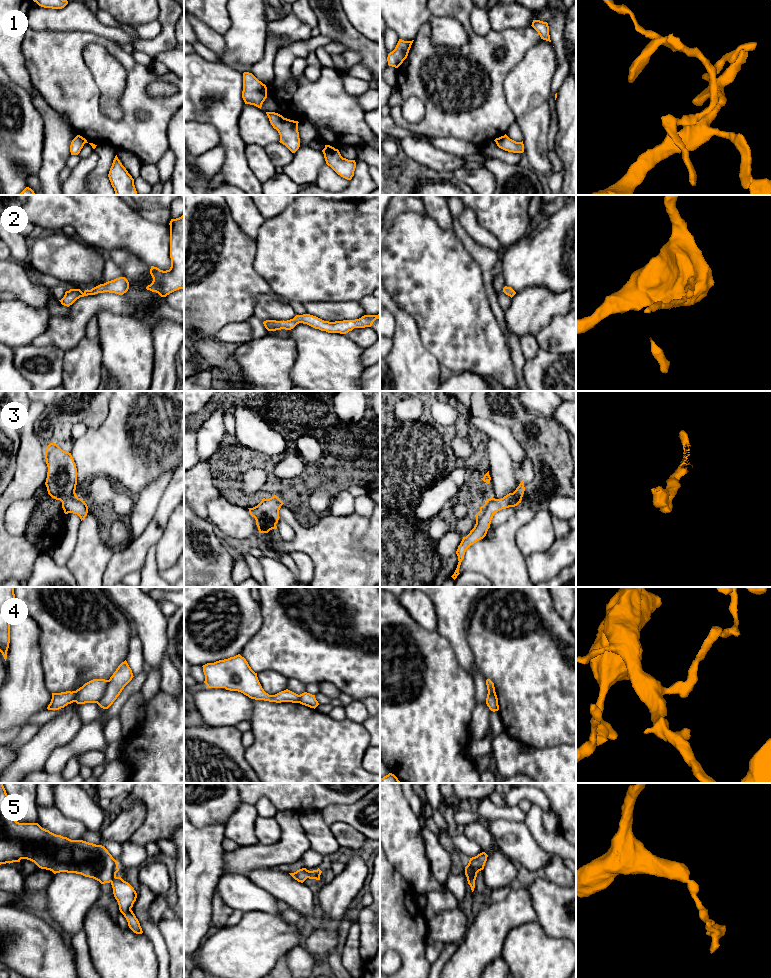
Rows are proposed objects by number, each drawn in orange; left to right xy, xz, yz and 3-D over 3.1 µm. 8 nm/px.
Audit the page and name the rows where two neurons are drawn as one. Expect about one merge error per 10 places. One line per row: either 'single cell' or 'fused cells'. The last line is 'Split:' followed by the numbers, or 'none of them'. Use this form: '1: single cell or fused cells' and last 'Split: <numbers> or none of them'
1: single cell
2: single cell
3: single cell
4: fused cells
5: single cell
Split: 4

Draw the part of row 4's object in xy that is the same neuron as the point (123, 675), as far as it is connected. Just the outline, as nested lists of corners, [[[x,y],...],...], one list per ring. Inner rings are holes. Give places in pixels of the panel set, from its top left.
[[[125,660],[108,680],[106,691],[97,704],[103,709],[108,709],[133,677],[132,670]]]

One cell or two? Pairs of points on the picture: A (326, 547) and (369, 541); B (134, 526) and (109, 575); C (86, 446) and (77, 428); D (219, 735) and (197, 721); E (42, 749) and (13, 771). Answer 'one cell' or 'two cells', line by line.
A: two cells
B: two cells
C: two cells
D: two cells
E: one cell

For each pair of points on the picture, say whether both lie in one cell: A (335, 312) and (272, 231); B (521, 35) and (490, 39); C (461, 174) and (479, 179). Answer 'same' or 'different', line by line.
A: different
B: same
C: same

